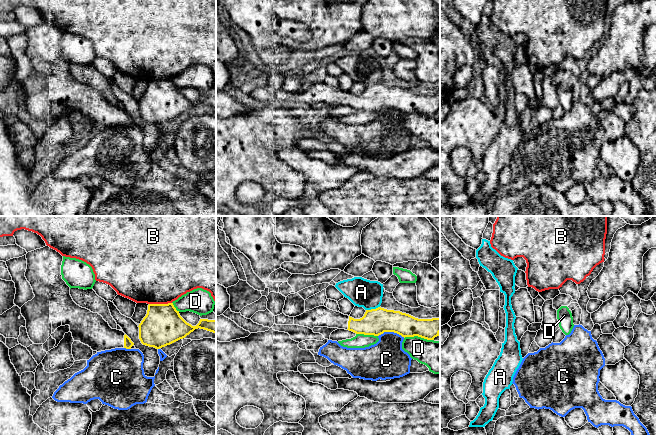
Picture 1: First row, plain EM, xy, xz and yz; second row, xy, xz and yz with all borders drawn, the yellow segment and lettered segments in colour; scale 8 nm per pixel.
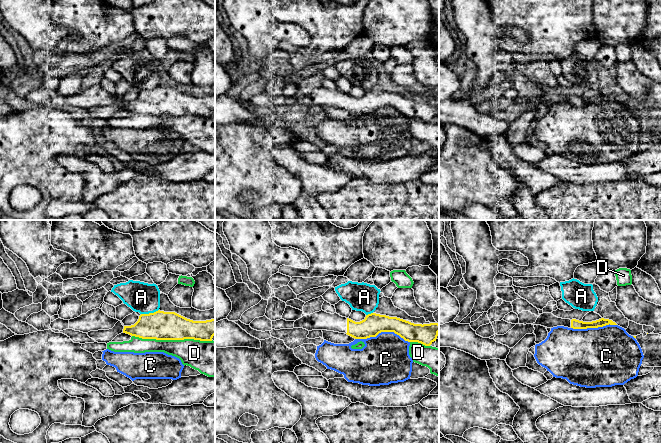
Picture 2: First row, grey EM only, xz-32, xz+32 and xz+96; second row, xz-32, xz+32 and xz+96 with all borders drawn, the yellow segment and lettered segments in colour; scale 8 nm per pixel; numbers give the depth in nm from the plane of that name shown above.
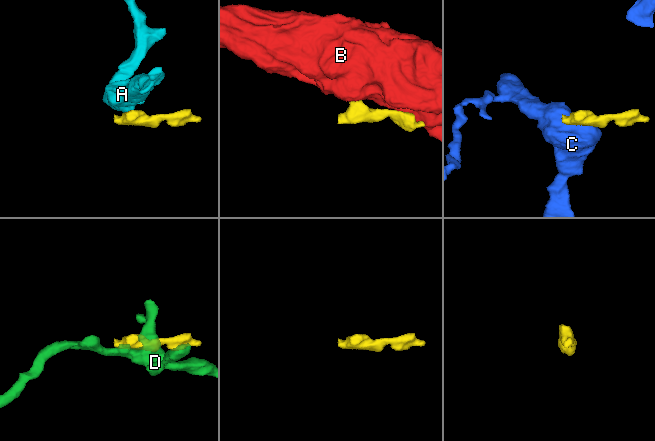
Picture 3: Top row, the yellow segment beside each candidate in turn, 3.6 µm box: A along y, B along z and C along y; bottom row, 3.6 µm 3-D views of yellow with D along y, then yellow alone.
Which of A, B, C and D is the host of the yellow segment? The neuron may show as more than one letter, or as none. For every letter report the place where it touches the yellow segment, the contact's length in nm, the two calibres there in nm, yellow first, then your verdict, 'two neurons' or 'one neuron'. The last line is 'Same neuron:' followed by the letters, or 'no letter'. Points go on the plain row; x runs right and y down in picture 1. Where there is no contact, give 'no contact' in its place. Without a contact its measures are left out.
A: xz (372, 85) | 120 nm | 220/220 nm | two neurons
B: xy (160, 80) | 180 nm | 320/500 nm | two neurons
C: xz (391, 107) | 220 nm | 220/320 nm | two neurons
D: xz (419, 112) | 240 nm | 180/260 nm | two neurons
Same neuron: no letter

